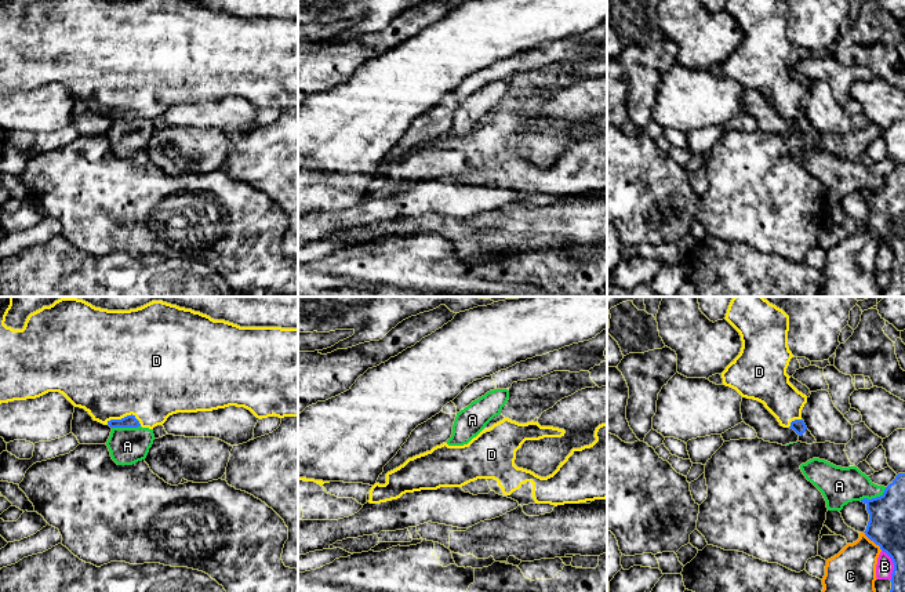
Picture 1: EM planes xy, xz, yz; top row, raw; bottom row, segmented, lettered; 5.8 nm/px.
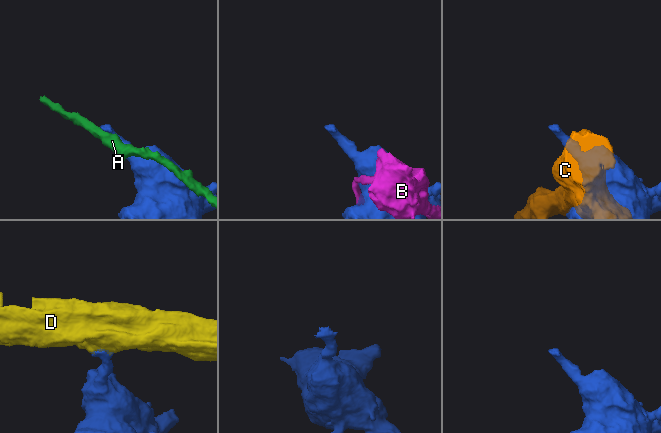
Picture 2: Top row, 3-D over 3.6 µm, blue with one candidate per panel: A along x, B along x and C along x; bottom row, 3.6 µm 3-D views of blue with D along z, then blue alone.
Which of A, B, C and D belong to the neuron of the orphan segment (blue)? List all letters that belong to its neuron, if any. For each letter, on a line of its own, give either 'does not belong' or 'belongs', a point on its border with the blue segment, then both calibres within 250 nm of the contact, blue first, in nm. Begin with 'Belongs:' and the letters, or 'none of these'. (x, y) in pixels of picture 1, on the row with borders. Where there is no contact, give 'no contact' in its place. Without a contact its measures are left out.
Belongs: D
A: does not belong; meets blue in yz at (873, 498); 220 nm thick on the blue side, 220 nm on the other
B: does not belong; meets blue in yz at (894, 565); 220 nm thick on the blue side, 100 nm on the other
C: does not belong; meets blue in yz at (872, 540); 220 nm thick on the blue side, 260 nm on the other
D: belongs; meets blue in xy at (124, 417); 80 nm thick on the blue side, 500 nm on the other

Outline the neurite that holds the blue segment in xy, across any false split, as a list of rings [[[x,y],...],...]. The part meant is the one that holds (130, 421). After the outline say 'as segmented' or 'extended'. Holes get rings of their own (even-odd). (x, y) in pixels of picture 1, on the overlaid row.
[[[0,297],[0,404],[14,400],[36,399],[48,392],[62,393],[74,407],[84,408],[94,421],[110,428],[149,428],[163,425],[177,413],[212,411],[229,406],[244,407],[257,418],[298,417],[298,327],[240,327],[237,324],[214,320],[207,315],[192,309],[179,308],[163,301],[152,301],[141,308],[130,310],[108,310],[95,308],[77,298],[61,298],[50,306],[30,313],[22,330],[14,330],[4,324],[12,306],[12,297]]]; extended

